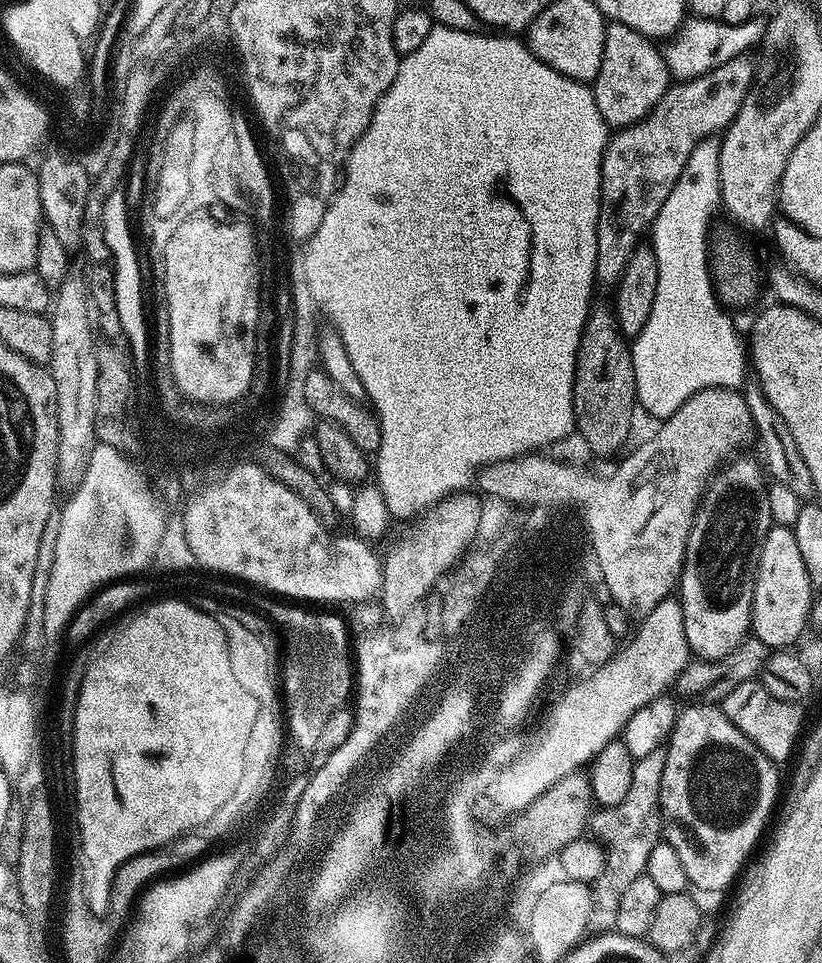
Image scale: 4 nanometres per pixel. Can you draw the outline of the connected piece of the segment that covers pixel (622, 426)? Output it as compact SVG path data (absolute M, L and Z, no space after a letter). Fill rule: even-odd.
M598 304L585 315L584 329L576 345L572 414L575 431L580 431L589 450L608 456L627 442L632 428L632 407L635 409L638 403L629 341L618 326L615 311L609 305L607 308Z

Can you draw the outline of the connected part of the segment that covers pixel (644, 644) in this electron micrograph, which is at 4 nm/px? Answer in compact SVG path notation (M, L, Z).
M679 599L658 602L658 606L654 606L654 610L647 612L635 625L634 635L628 642L605 664L593 667L585 680L577 684L569 683L559 693L558 699L551 705L552 713L540 732L540 741L529 750L528 757L520 766L518 764L514 776L517 801L536 800L543 792L550 790L550 786L566 778L566 774L581 771L611 740L623 733L626 722L630 722L635 712L642 710L646 702L665 695L675 685L676 679L690 662Z

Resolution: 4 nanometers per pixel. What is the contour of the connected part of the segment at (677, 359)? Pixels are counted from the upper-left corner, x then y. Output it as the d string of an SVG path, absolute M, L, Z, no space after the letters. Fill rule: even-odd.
M708 136L698 142L698 146L694 146L694 154L690 154L686 162L686 170L682 170L678 182L674 182L670 198L666 198L650 229L650 243L658 258L658 294L654 294L654 311L660 312L660 324L668 324L668 404L676 404L676 396L689 396L703 388L736 390L745 383L746 344L736 333L731 318L727 316L729 313L718 303L710 275L708 222L712 211L721 207L719 161L720 140L716 136Z

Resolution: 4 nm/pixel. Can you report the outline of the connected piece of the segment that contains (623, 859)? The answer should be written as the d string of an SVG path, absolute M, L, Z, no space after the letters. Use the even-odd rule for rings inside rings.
M667 747L653 750L651 754L646 754L646 758L635 761L634 778L630 778L630 786L634 786L634 790L629 790L626 798L622 798L622 806L614 806L614 810L601 807L600 818L606 824L610 820L610 836L606 838L605 851L614 852L608 854L606 860L606 874L601 874L594 885L594 899L592 902L592 913L590 914L589 929L596 934L607 934L616 927L616 919L618 918L618 902L622 902L622 894L626 894L626 890L630 887L630 882L634 882L634 878L645 875L648 863L650 862L650 853L654 851L654 846L661 843L662 840L662 817L660 815L660 791L662 790L662 770L666 766Z

